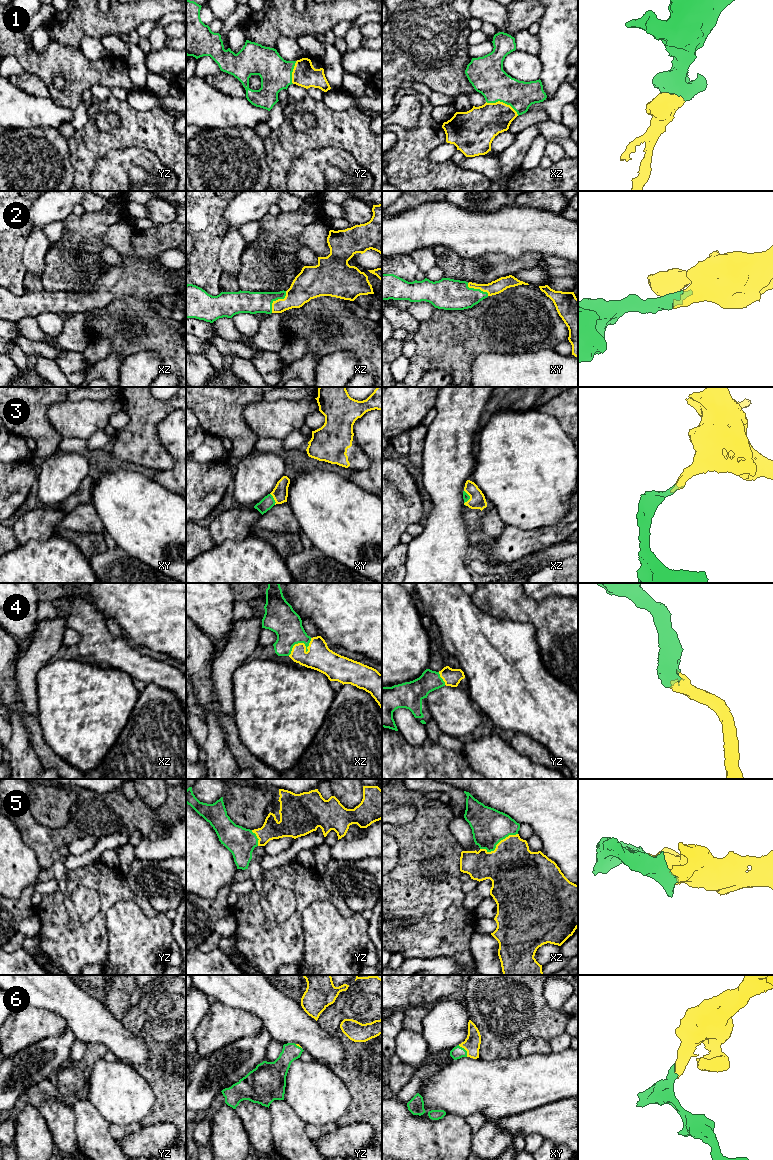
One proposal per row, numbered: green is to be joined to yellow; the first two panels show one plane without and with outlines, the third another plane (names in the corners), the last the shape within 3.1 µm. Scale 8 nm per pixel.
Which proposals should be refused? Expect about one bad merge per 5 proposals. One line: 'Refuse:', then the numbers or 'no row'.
Refuse: no row

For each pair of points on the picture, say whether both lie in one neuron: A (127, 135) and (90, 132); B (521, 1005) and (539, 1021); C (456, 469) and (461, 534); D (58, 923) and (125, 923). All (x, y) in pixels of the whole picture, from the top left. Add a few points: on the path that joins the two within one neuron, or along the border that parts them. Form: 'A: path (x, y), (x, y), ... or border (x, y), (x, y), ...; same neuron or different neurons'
A: path (118, 137), (99, 137); same neuron
B: path (525, 1009), (535, 1019); same neuron
C: path (452, 485), (452, 518); same neuron
D: border (117, 902), (106, 913), (107, 946); different neurons

